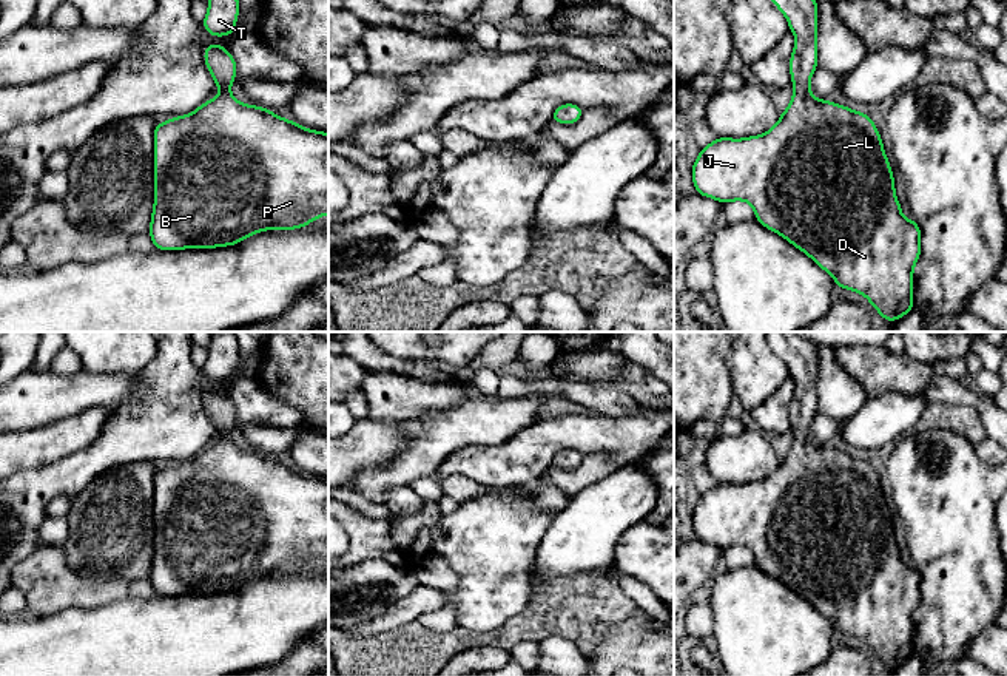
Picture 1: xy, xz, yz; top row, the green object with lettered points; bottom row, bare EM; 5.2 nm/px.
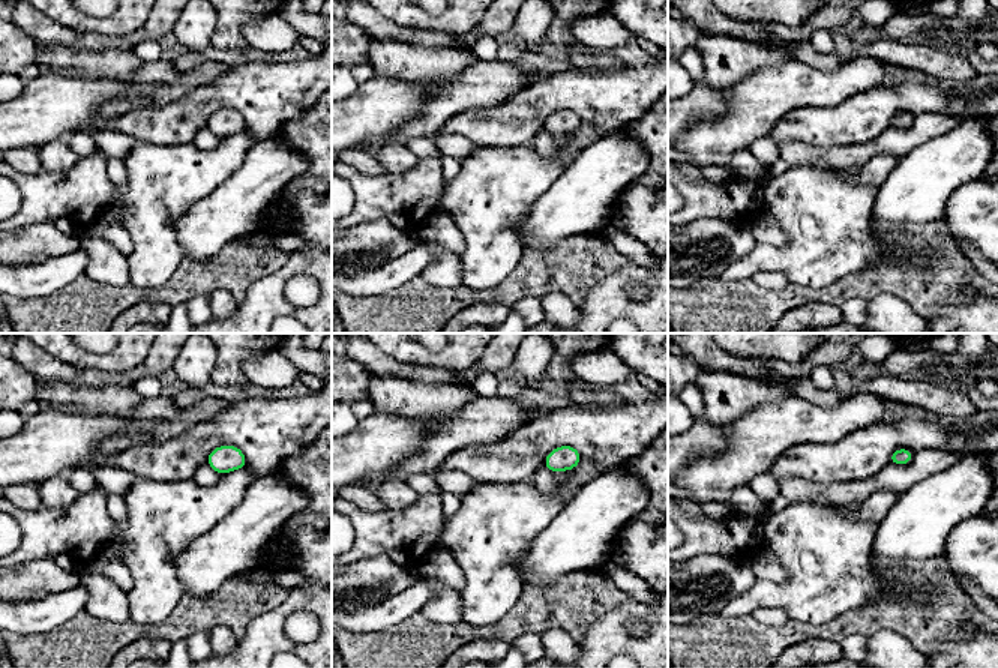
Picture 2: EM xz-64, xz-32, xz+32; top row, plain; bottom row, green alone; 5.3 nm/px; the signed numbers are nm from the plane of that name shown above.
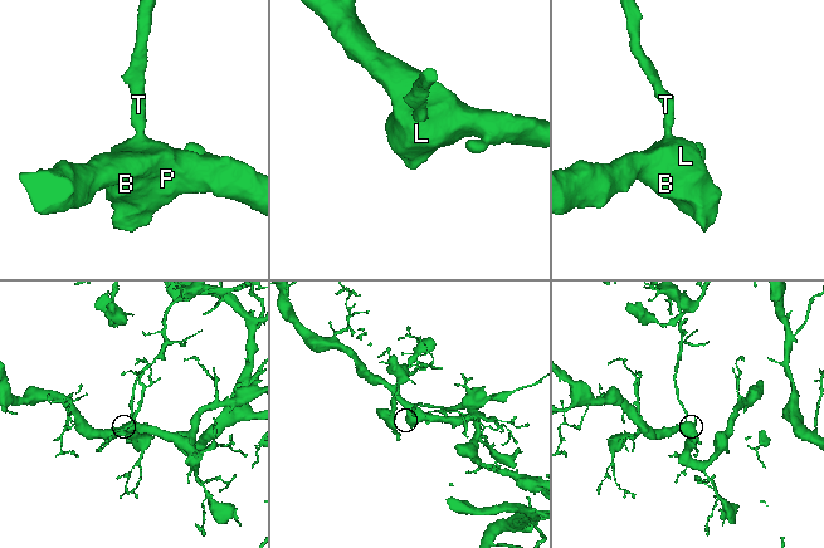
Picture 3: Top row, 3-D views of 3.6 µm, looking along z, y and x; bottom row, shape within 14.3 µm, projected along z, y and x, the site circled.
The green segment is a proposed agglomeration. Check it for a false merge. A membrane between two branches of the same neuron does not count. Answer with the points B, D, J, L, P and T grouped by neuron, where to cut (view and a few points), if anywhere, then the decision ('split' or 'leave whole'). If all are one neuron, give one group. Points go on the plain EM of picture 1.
B D J L P T | no cut | leave whole

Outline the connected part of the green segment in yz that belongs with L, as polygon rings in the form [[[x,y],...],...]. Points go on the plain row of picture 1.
[[[766,332],[770,346],[782,357],[796,381],[790,403],[794,440],[779,468],[765,480],[728,485],[717,483],[700,495],[692,509],[695,539],[720,549],[746,546],[756,565],[783,582],[828,617],[839,634],[865,641],[884,665],[893,668],[913,656],[913,613],[921,602],[921,574],[905,565],[894,539],[894,523],[874,468],[860,457],[819,446],[810,438],[810,424],[817,414],[817,346],[799,332]]]

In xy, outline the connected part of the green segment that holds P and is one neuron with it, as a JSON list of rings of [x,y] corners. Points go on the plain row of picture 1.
[[[207,390],[204,404],[221,440],[191,460],[171,463],[154,474],[156,532],[150,583],[156,594],[234,591],[264,576],[301,574],[328,560],[328,478],[302,474],[268,454],[237,448],[230,438],[236,423],[236,407],[222,390]]]

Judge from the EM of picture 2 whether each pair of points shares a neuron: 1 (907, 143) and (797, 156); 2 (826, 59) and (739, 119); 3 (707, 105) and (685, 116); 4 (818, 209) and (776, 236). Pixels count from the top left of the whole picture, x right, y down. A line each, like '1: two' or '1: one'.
1: one
2: two
3: one
4: two

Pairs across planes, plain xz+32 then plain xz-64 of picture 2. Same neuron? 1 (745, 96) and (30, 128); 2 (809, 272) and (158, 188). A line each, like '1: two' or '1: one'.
1: two
2: one

